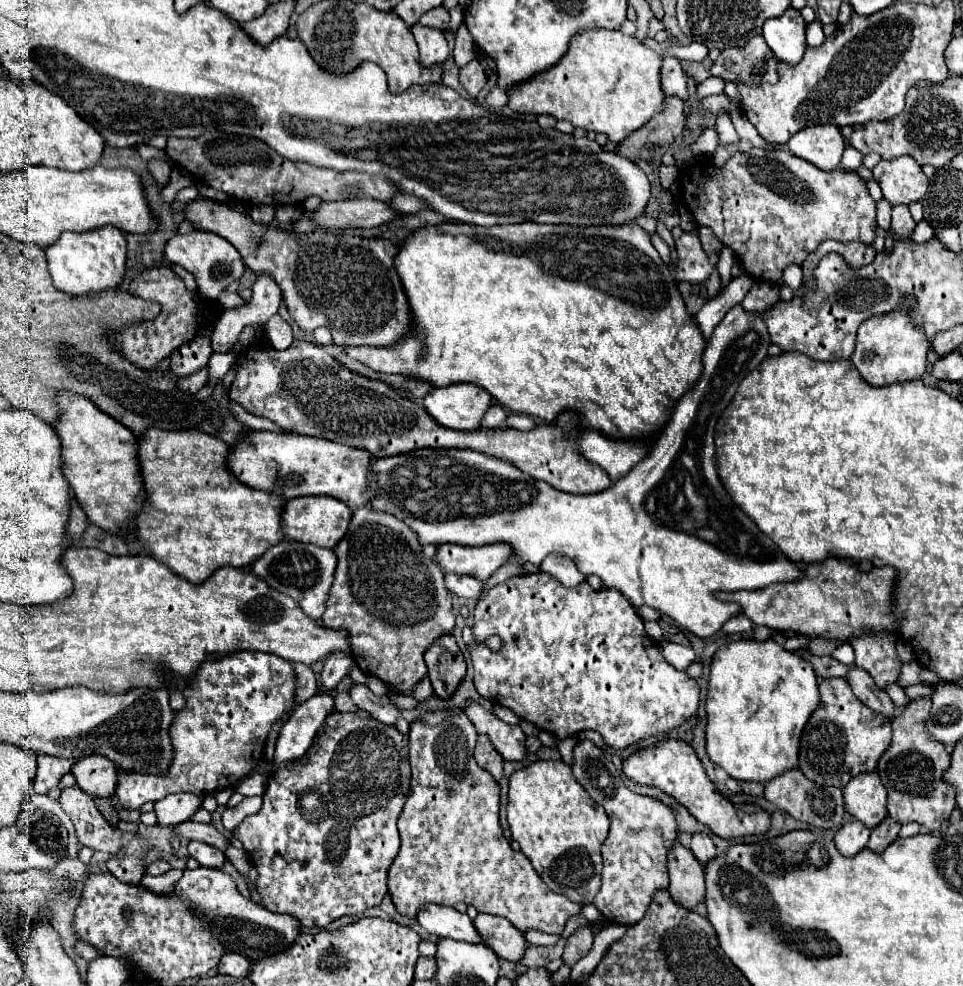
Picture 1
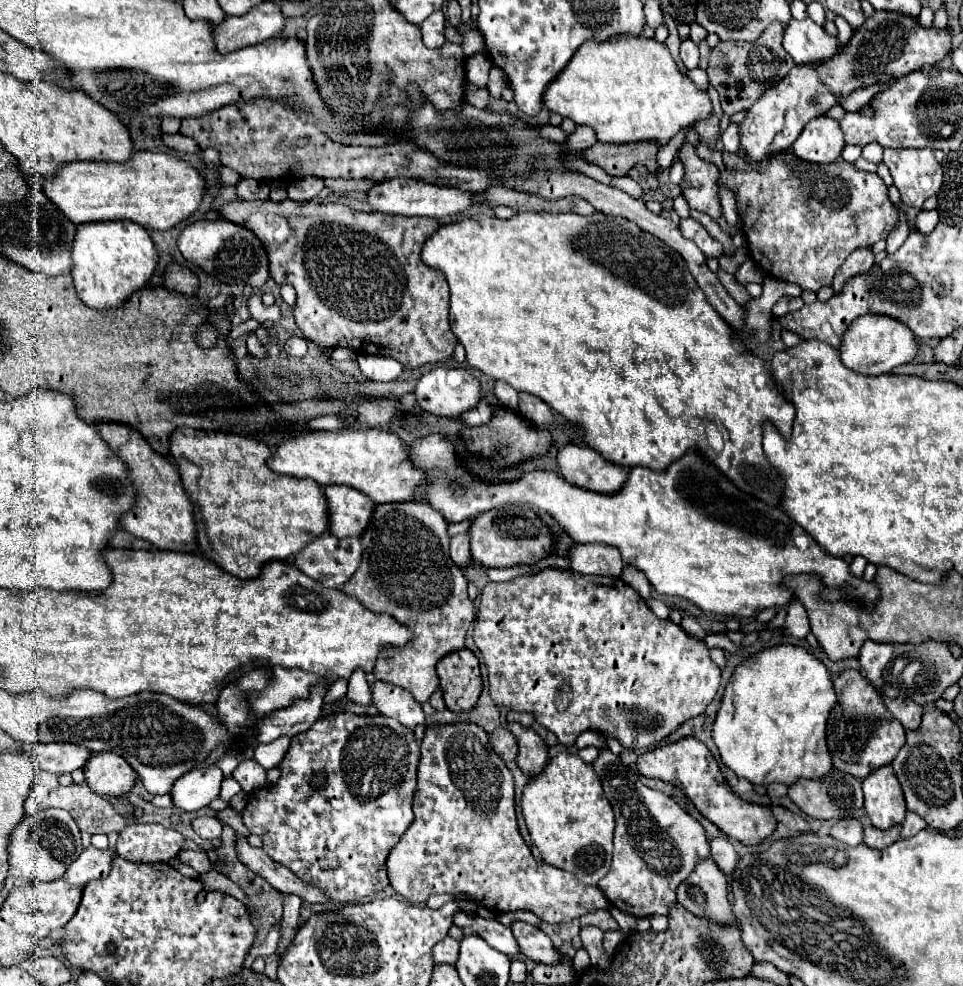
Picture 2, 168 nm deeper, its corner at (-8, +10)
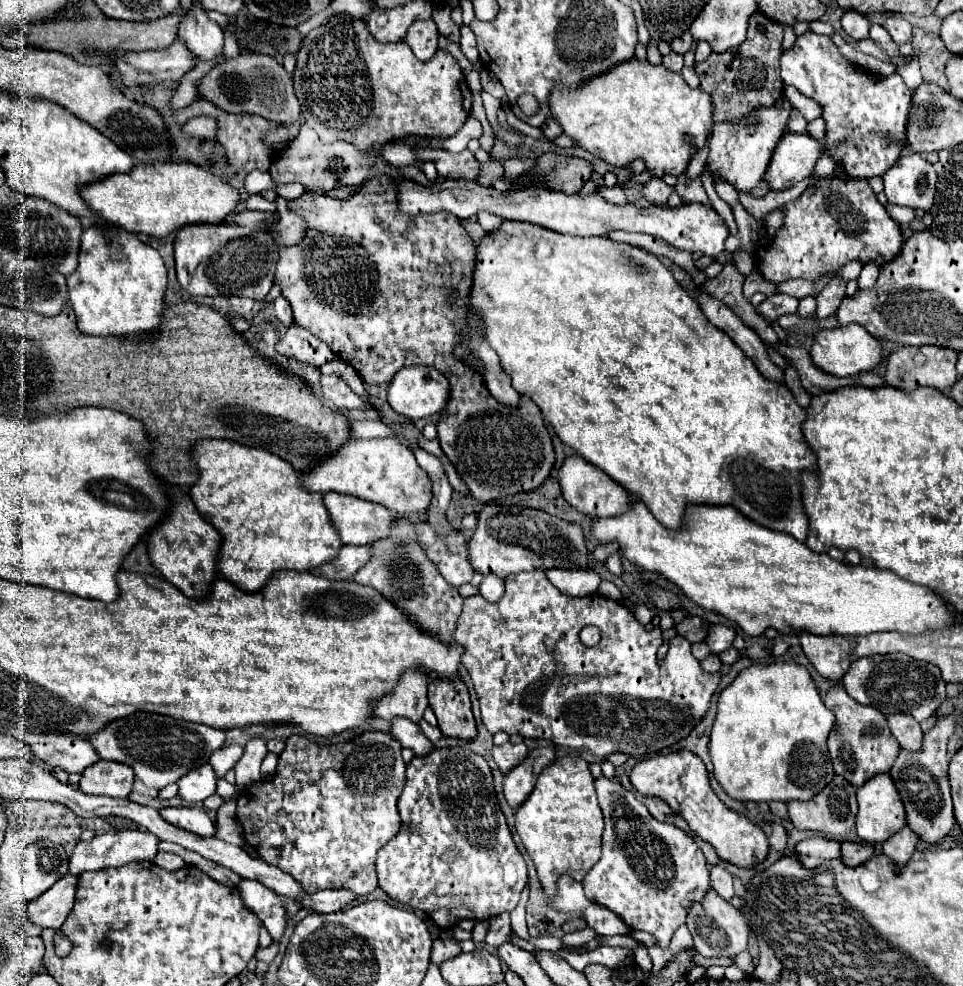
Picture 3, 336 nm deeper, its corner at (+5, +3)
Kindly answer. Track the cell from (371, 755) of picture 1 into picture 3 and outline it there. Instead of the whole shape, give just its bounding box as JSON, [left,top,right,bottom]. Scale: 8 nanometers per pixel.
[238,732,406,896]

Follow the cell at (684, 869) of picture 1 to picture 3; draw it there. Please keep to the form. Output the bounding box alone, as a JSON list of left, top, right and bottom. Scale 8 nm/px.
[686,890,750,958]

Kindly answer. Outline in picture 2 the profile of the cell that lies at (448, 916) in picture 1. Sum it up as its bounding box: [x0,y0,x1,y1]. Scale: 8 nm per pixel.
[453,911,519,957]

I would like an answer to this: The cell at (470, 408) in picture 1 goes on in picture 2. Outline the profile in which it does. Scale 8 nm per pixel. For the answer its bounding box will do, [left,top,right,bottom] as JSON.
[415,367,481,417]

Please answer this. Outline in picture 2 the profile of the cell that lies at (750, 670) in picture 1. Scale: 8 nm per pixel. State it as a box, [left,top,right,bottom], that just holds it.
[713,645,837,785]

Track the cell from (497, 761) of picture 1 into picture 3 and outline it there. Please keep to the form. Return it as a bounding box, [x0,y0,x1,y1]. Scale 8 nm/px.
[492,744,528,774]

